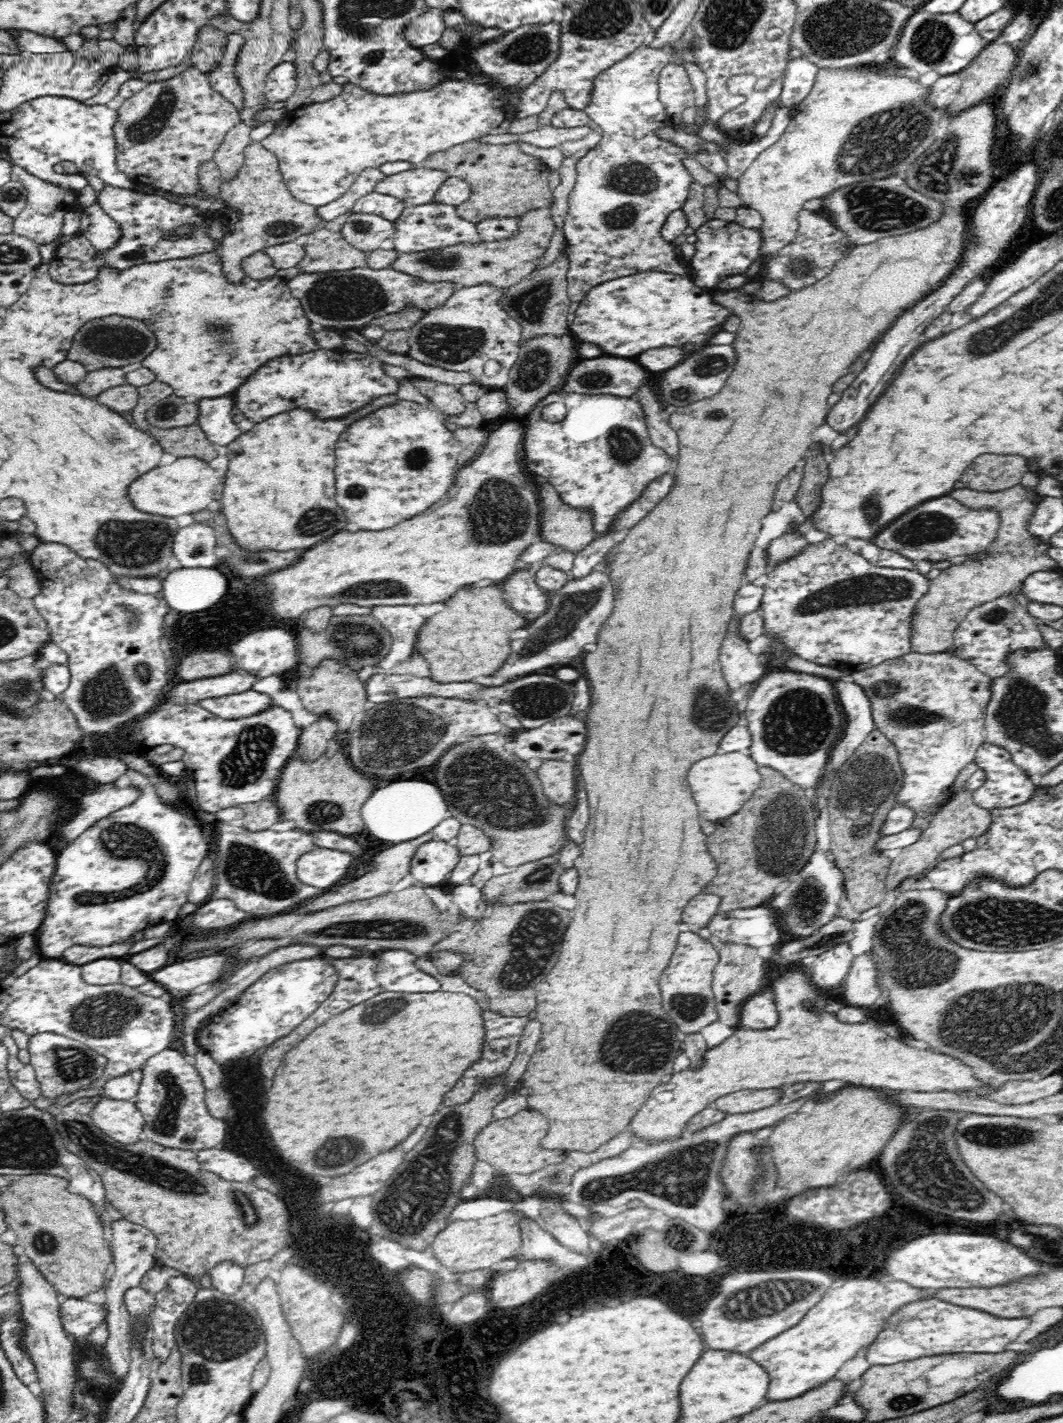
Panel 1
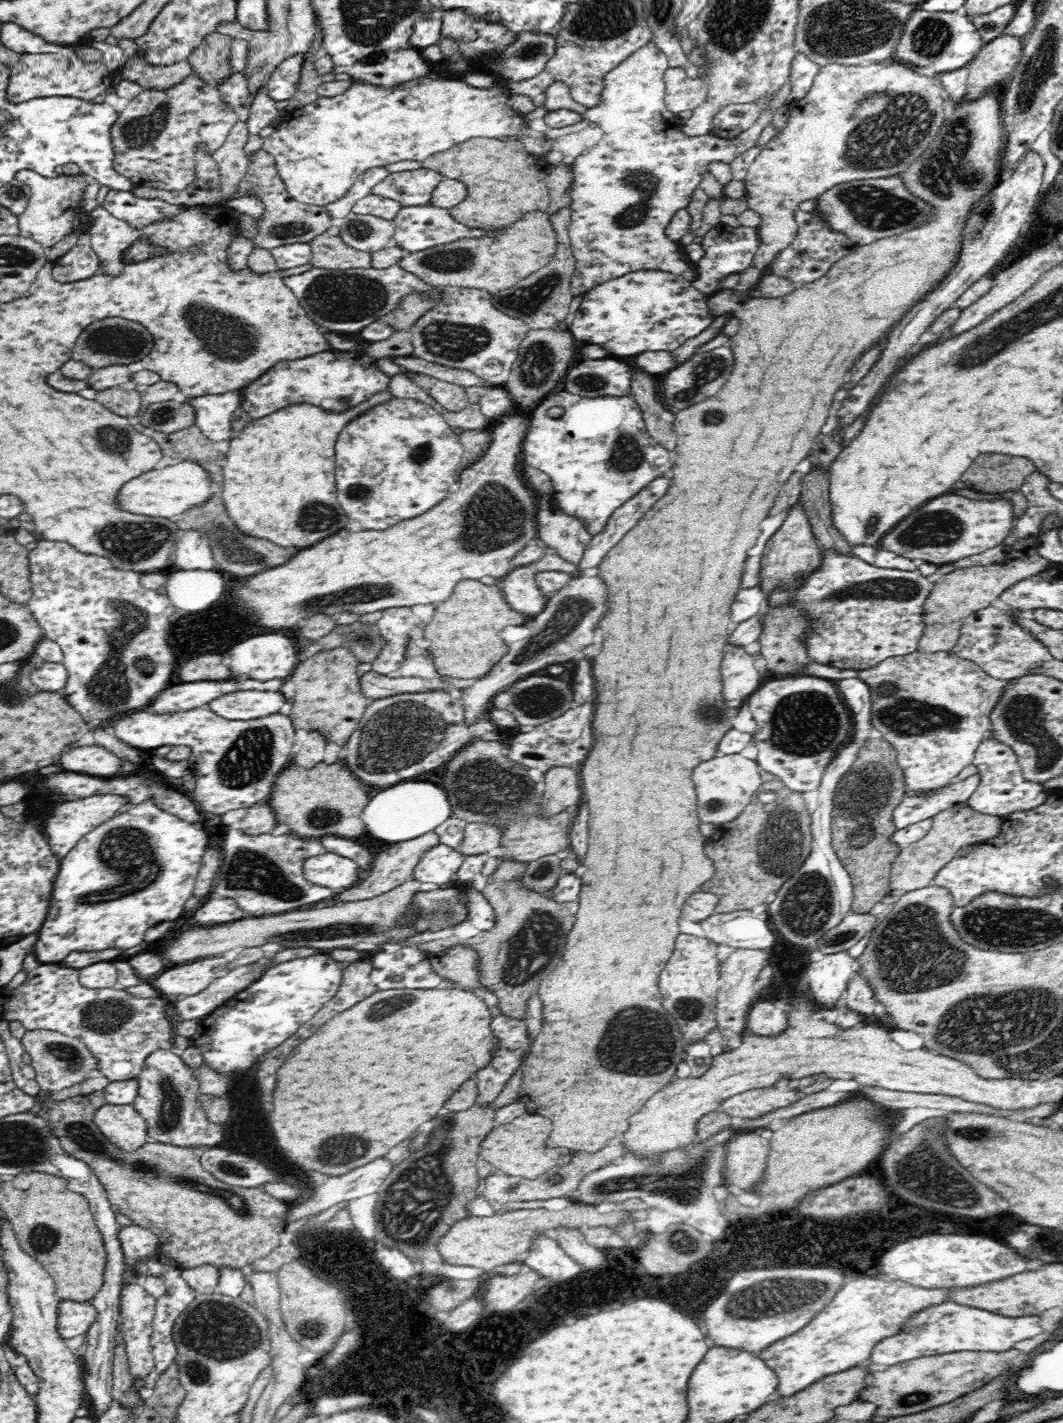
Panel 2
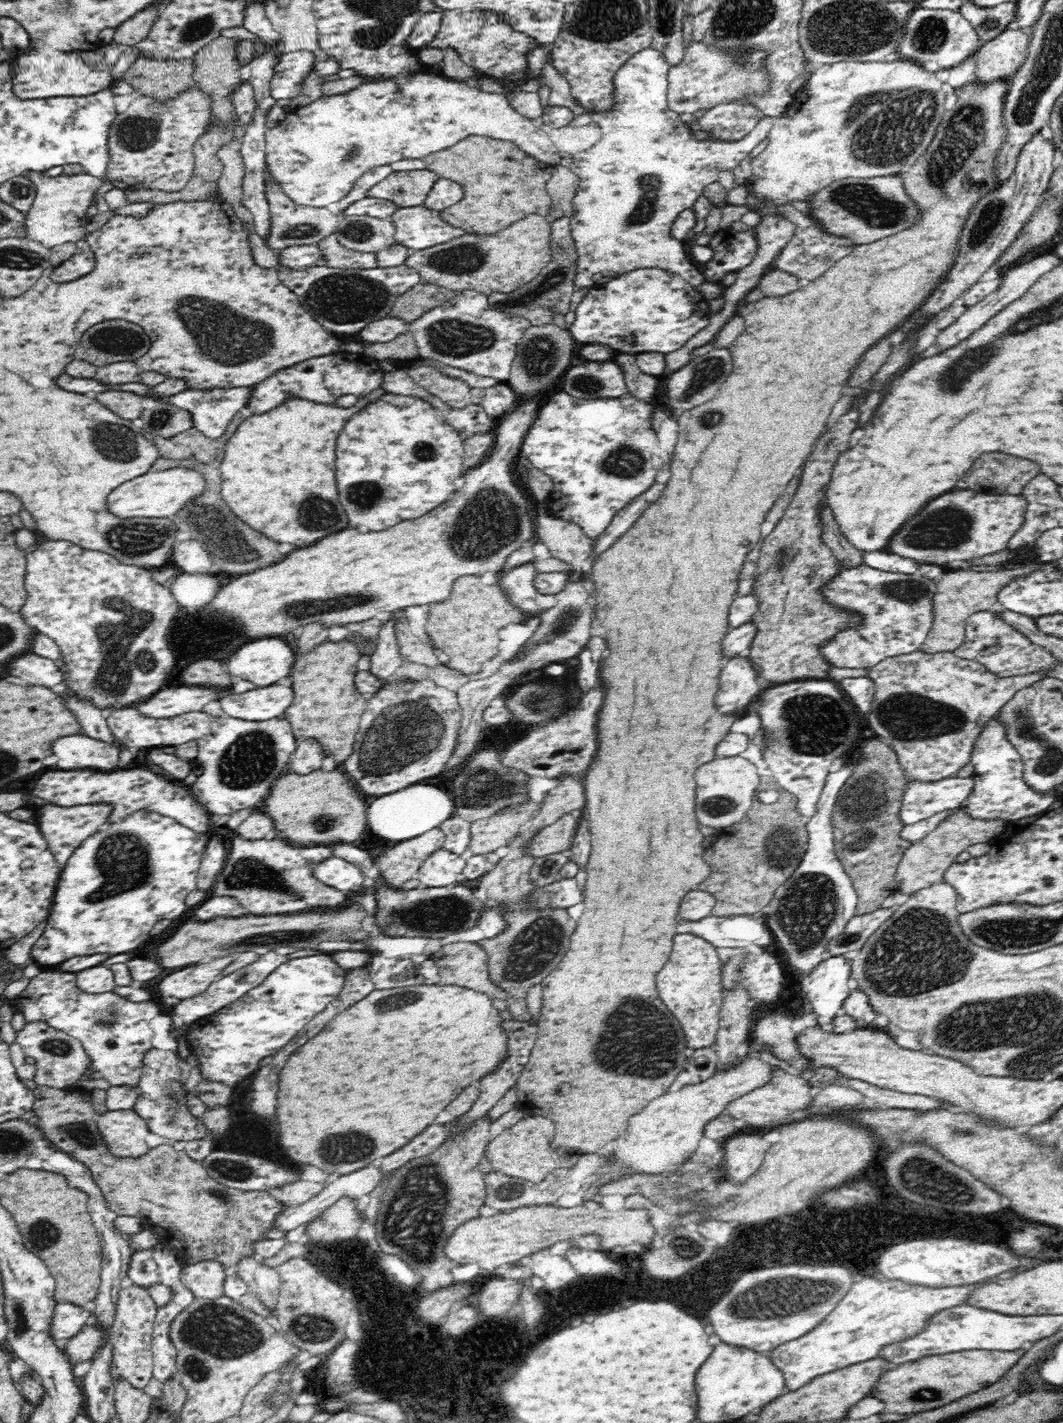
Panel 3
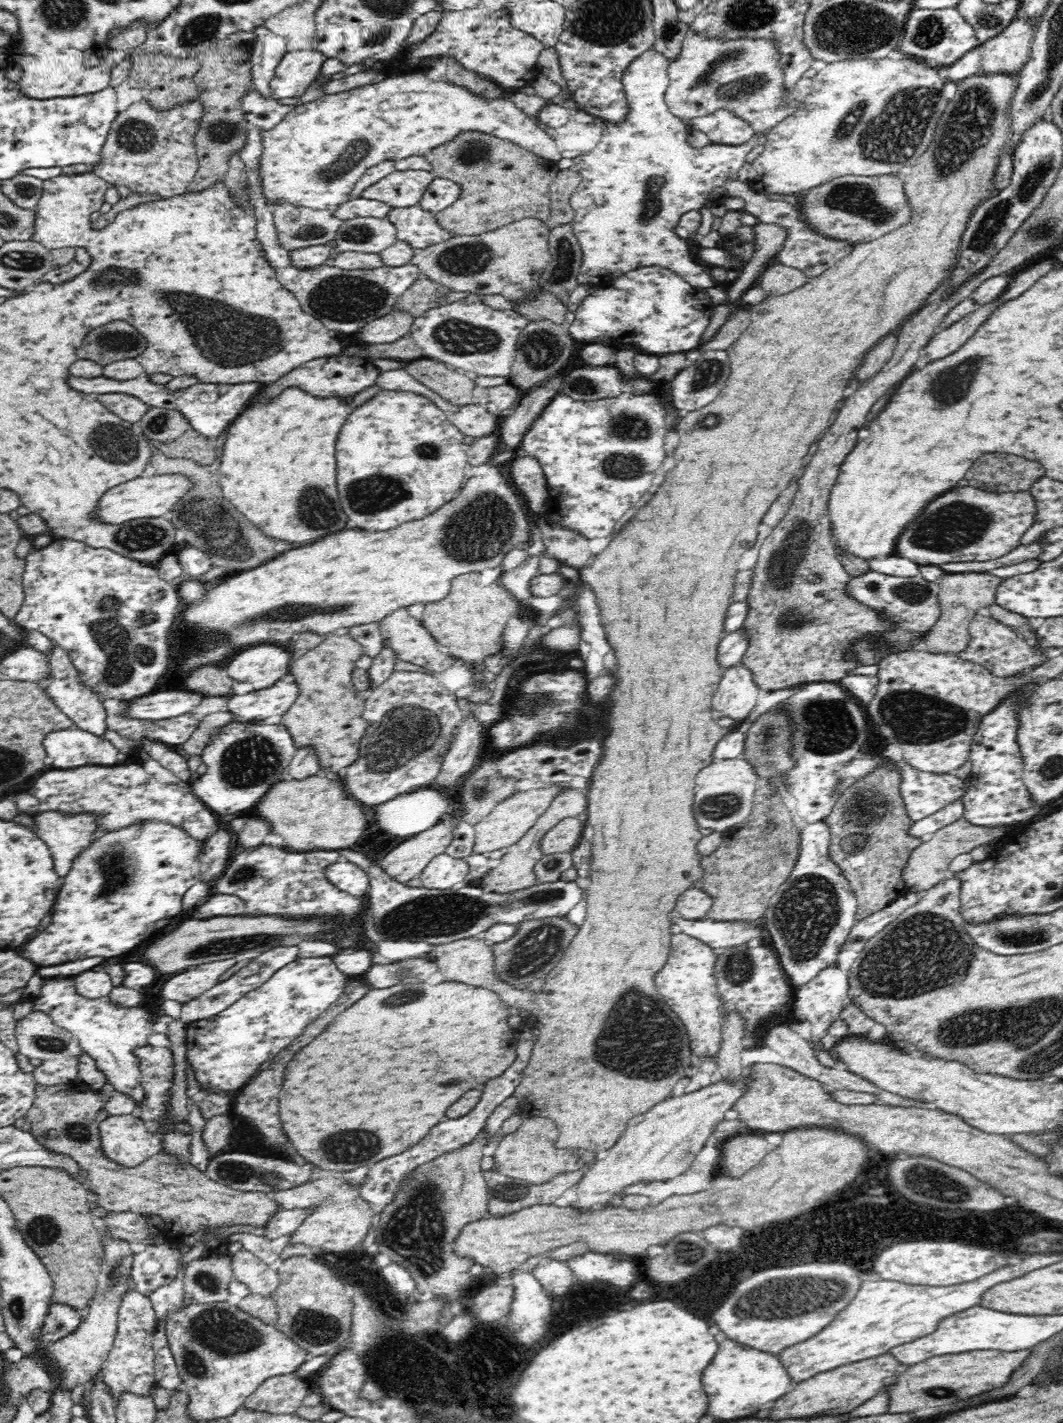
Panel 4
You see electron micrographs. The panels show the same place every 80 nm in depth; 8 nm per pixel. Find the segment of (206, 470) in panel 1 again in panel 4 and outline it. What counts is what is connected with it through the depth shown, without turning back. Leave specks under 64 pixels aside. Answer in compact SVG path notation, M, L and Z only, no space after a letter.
M150 476L150 478L136 478L126 484L120 484L112 490L108 490L98 508L96 508L96 518L106 524L129 525L137 520L147 520L163 517L170 512L191 488L191 482L184 476Z

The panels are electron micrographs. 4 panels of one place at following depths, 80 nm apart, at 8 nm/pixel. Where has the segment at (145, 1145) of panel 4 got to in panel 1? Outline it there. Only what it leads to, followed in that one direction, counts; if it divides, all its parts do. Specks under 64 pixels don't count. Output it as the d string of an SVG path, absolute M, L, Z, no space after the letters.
M102 1097L93 1105L92 1120L104 1134L123 1145L142 1140L144 1117L134 1101Z

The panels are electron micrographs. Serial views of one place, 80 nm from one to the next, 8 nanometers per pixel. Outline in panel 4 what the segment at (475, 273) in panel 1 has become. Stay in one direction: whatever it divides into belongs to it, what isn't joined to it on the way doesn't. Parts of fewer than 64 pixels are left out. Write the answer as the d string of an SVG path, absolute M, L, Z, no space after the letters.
M525 218L503 225L496 230L474 236L451 236L444 242L423 249L414 249L411 264L419 268L422 275L447 286L459 295L476 293L479 295L502 295L512 301L512 310L530 320L551 320L556 324L564 323L568 307L555 294L548 293L539 286L544 270L549 266L551 255L548 248L548 224L537 218Z

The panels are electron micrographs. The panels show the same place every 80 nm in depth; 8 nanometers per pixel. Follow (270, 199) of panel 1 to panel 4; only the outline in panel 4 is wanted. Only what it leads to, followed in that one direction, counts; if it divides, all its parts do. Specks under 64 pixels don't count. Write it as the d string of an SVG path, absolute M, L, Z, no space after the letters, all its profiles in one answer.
M280 203L272 209L278 242L287 251L316 245L328 245L335 240L343 221L329 210L314 210Z

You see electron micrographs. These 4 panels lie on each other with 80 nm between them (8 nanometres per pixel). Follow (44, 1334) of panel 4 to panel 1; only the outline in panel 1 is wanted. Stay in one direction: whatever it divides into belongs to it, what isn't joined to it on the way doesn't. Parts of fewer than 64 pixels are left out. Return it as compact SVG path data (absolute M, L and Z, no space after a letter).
M67 1298L60 1306L62 1327L68 1336L84 1336L104 1320L104 1305L82 1298Z

